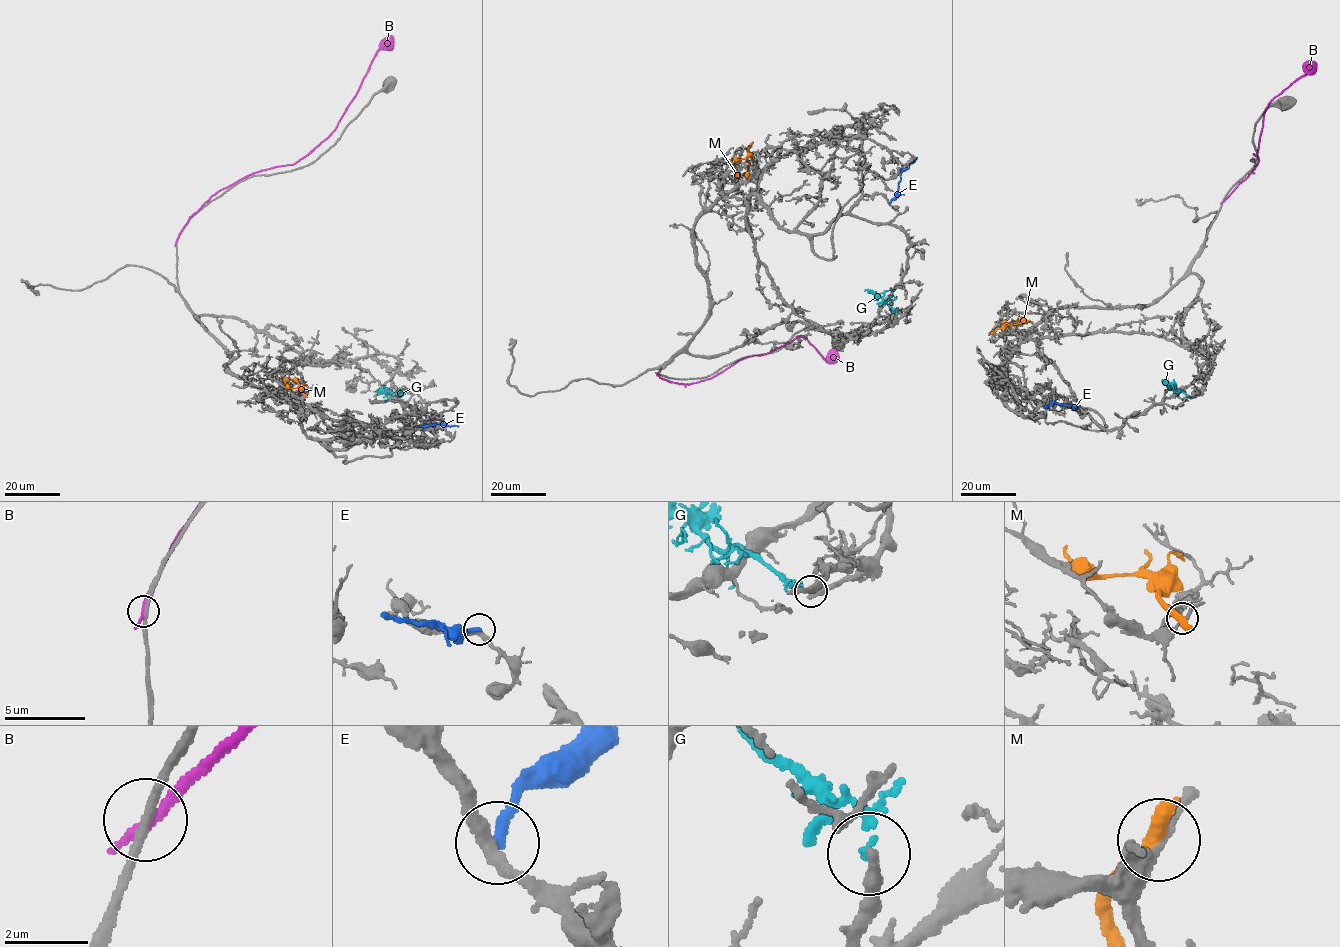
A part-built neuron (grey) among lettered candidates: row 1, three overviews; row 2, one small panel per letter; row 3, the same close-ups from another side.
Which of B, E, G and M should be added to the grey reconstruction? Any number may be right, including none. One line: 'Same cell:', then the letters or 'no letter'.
Same cell: no letter

